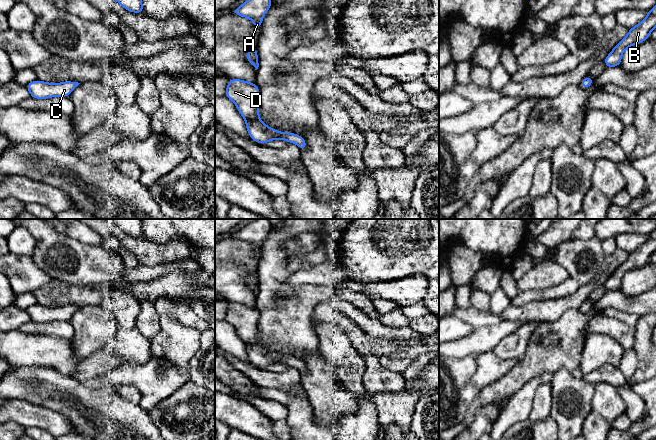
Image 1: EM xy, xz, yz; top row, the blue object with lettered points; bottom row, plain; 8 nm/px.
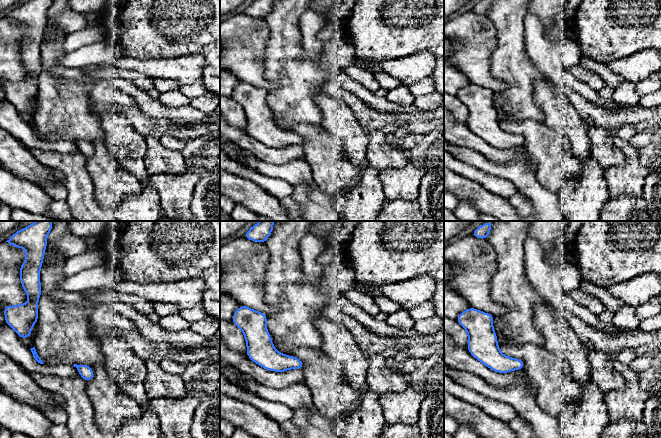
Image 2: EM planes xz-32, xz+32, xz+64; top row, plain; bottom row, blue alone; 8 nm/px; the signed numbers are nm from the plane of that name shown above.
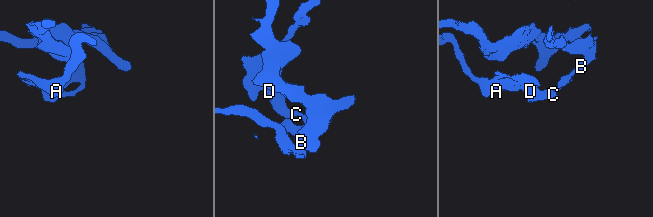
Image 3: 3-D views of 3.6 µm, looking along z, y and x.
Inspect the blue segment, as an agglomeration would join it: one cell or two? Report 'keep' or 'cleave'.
keep

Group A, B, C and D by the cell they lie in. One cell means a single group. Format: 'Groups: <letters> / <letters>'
Groups: A B C D

